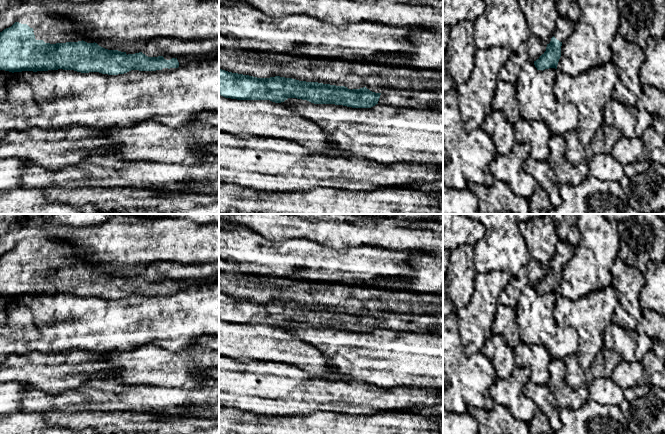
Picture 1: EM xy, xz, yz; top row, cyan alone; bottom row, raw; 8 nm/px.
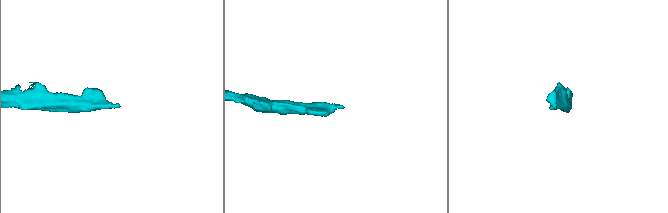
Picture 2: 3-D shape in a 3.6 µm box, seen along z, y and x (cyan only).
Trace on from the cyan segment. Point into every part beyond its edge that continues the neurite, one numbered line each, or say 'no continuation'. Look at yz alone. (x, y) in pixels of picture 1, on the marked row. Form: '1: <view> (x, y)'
1: yz (564, 27)

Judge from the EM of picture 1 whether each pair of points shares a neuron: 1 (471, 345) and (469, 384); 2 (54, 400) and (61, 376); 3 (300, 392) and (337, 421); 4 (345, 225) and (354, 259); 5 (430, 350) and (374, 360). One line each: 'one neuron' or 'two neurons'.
1: two neurons
2: two neurons
3: two neurons
4: two neurons
5: one neuron

